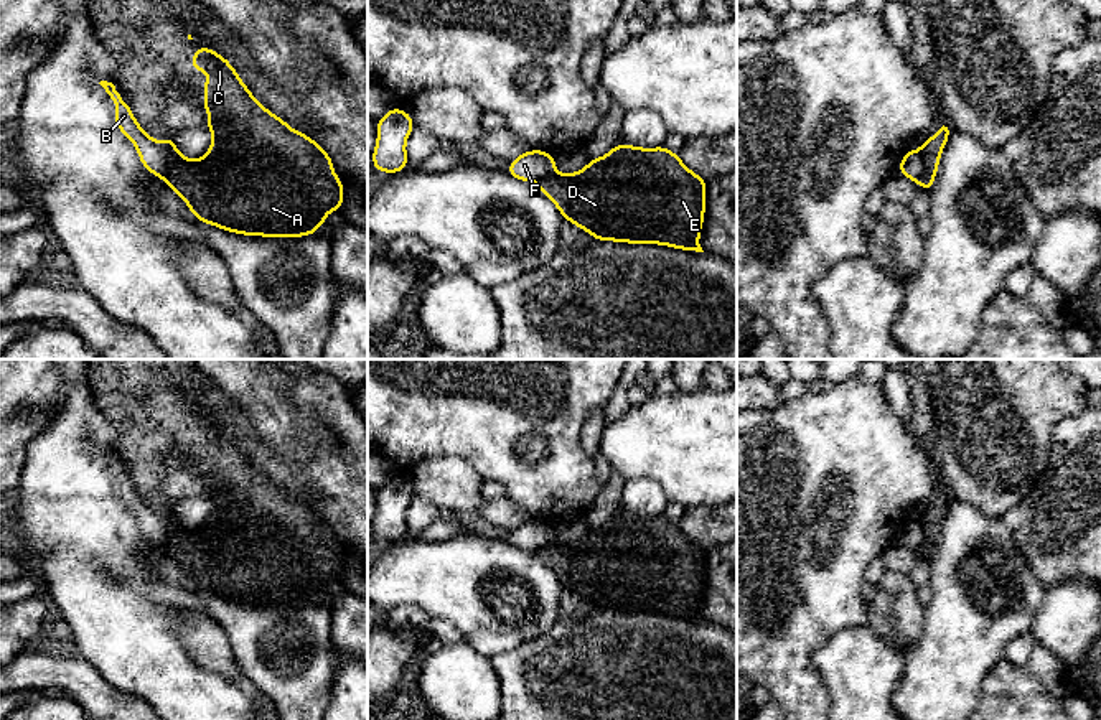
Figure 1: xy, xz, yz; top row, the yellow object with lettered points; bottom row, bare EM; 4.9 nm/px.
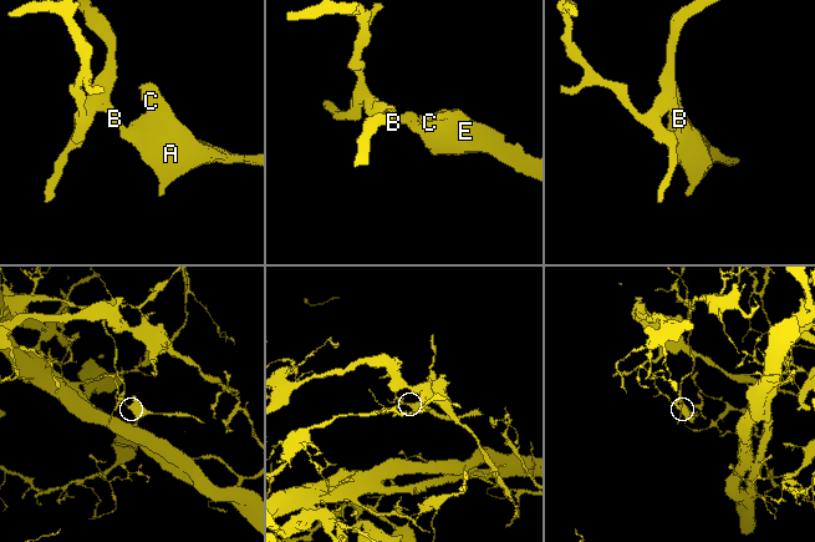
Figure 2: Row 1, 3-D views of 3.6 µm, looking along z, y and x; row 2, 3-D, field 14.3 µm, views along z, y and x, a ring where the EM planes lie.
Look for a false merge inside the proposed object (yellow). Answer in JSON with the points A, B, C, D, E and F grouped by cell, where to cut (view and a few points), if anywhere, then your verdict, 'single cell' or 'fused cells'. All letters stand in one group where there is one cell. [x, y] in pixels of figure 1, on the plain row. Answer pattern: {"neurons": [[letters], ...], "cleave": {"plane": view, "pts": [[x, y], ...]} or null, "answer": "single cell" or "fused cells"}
{"neurons": [["A", "C", "D", "E"], ["B", "F"]], "cleave": {"plane": "xy", "pts": [[157, 513], [165, 521], [168, 532], [165, 547]]}, "answer": "fused cells"}

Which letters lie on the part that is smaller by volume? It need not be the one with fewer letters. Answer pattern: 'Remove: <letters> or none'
Remove: A, C, D, E

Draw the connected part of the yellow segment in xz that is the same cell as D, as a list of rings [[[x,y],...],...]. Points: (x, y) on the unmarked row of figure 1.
[[[618,512],[605,526],[569,544],[549,542],[536,550],[557,575],[562,588],[592,603],[598,611],[658,613],[704,621],[699,603],[704,593],[707,550],[691,540],[664,514],[656,517]]]

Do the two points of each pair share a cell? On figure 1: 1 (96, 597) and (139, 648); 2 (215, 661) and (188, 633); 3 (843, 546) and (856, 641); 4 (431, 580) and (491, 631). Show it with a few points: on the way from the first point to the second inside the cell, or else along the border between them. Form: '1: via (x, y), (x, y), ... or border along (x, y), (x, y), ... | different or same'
1: via (106, 610), (109, 618), (126, 635) | same
2: via (210, 654), (195, 640) | same
3: border along (869, 625), (836, 630), (819, 646) | different
4: via (445, 585), (477, 617) | same

